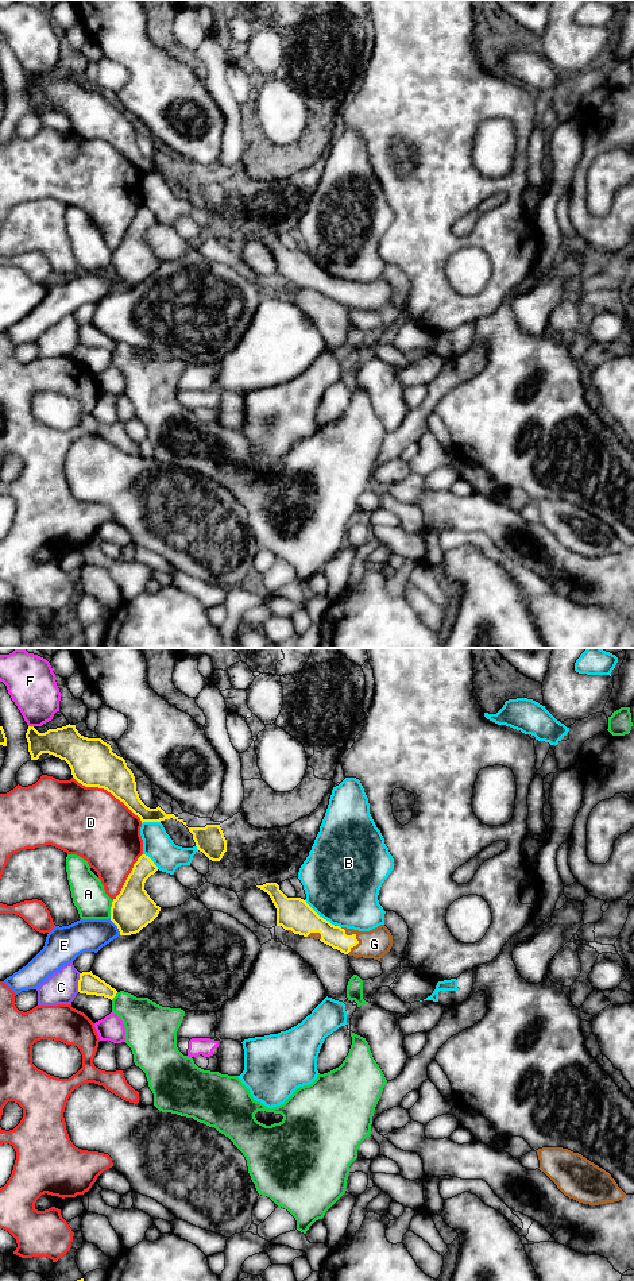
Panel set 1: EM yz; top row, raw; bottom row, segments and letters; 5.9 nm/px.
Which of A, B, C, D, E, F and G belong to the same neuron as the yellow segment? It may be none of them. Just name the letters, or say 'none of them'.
G

